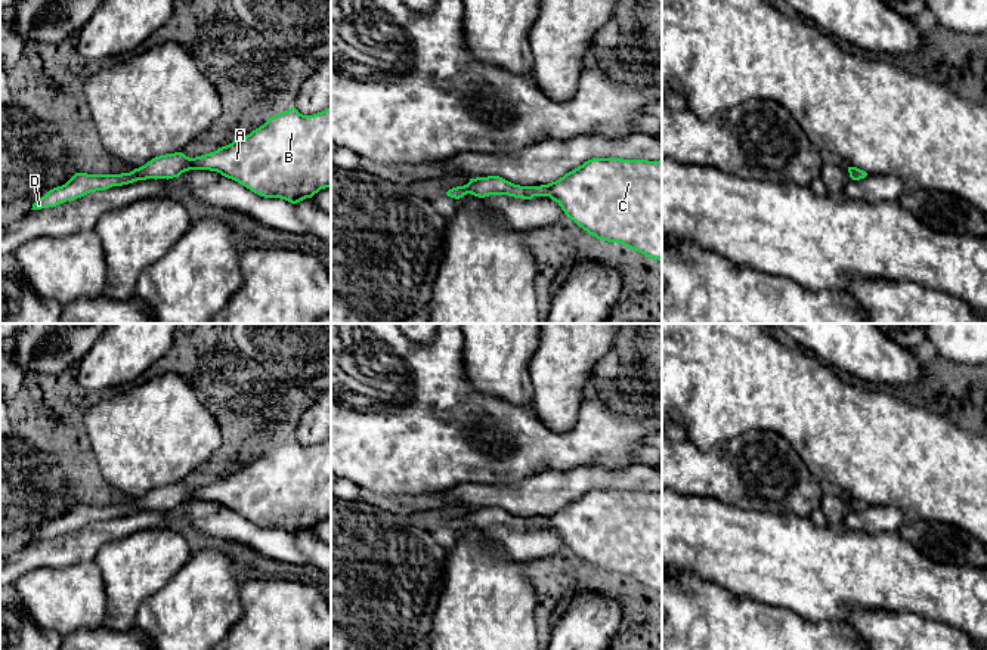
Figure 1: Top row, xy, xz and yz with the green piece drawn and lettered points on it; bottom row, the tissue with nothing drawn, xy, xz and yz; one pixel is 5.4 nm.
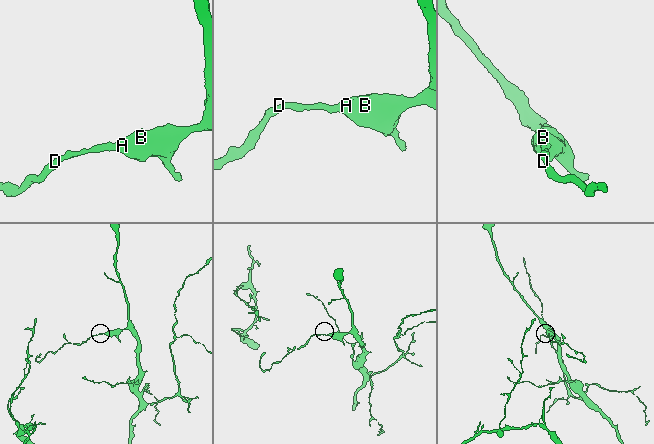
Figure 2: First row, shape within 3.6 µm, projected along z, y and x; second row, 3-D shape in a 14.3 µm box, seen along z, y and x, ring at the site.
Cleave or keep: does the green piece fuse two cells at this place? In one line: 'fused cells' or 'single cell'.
single cell

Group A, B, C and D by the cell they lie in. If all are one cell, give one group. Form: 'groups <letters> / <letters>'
groups A B C D

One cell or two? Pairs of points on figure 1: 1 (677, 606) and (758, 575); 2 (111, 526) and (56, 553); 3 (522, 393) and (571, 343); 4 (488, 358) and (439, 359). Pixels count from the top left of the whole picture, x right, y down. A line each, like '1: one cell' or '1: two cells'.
1: two cells
2: one cell
3: two cells
4: two cells

